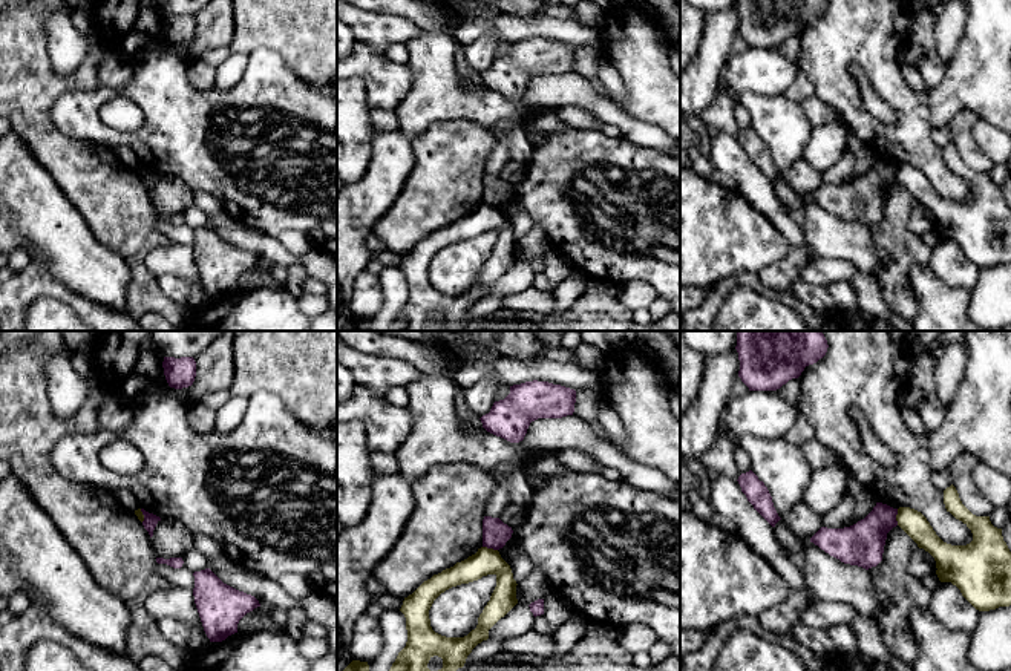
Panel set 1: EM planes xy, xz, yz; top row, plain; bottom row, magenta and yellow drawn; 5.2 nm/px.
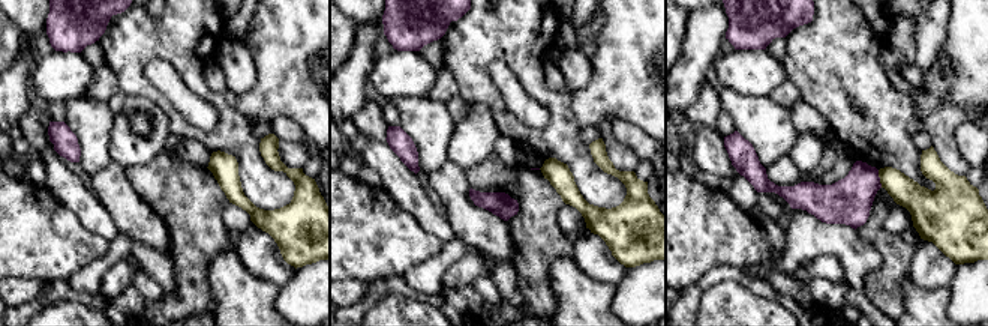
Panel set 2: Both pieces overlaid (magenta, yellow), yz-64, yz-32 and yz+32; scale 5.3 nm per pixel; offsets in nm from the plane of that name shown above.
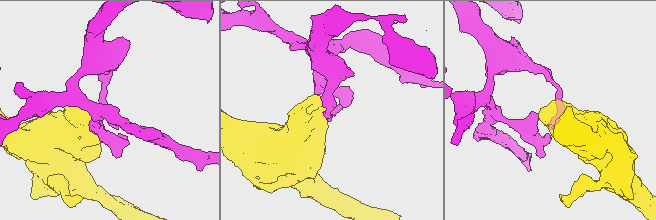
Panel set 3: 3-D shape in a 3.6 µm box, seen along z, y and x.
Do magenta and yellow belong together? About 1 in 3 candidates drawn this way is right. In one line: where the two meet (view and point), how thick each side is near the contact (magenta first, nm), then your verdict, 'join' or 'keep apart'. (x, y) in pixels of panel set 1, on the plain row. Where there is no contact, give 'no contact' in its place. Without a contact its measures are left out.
yz (895, 173) | 220/140 nm | keep apart

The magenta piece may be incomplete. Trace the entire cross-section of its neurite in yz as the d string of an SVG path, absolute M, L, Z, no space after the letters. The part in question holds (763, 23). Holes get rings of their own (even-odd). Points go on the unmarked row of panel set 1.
M737 0L738 34L749 47L777 47L827 9L827 0Z

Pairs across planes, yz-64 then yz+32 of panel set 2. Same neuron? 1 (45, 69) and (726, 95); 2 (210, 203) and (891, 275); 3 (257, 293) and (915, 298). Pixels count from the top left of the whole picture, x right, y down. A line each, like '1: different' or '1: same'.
1: different
2: same
3: same

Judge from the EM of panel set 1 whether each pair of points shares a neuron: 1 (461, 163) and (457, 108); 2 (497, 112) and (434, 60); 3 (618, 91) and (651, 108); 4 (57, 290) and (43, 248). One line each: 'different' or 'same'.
1: different
2: same
3: different
4: different

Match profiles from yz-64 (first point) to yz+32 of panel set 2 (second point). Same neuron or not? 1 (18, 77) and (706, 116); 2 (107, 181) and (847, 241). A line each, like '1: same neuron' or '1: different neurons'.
1: different neurons
2: same neuron

